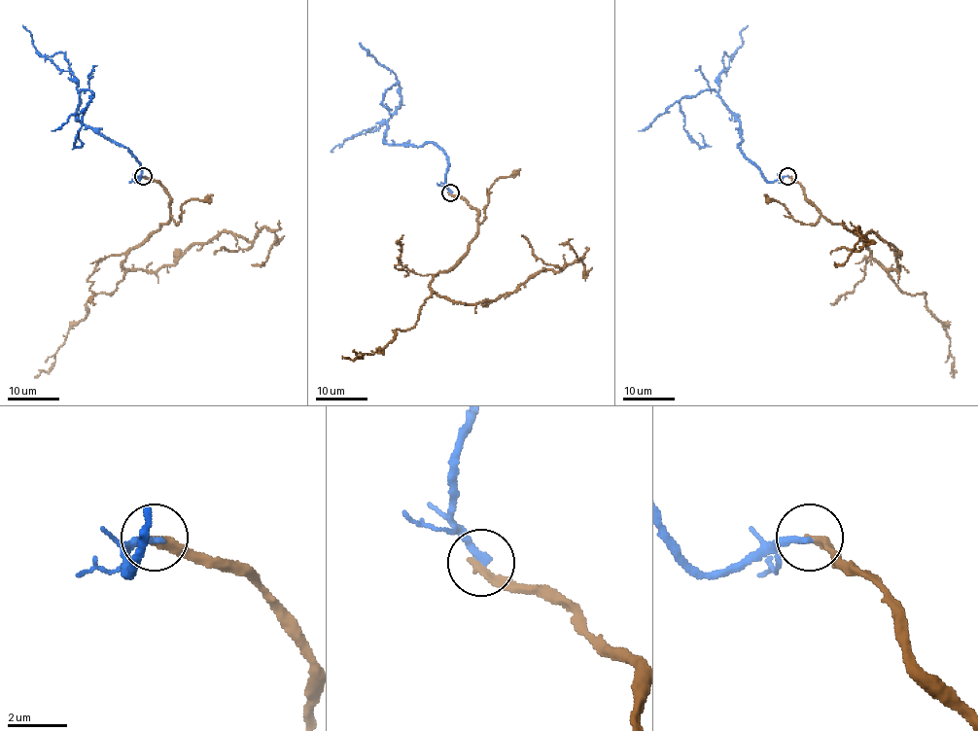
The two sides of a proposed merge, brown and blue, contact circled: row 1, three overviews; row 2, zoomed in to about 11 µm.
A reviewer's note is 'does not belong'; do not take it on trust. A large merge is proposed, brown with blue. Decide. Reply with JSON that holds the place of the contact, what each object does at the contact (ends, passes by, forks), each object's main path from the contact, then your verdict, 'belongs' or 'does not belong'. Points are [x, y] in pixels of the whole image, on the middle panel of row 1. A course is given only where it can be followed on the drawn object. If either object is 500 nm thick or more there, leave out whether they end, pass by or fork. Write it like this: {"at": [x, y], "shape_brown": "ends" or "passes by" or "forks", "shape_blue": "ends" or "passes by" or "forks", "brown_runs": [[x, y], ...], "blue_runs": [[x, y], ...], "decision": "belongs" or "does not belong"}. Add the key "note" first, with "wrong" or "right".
{"note": "right", "at": [450, 192], "shape_brown": "ends", "shape_blue": "ends", "brown_runs": [[450, 191], [477, 212], [477, 232], [435, 276], [433, 291], [477, 303], [541, 271], [582, 263], [559, 244]], "blue_runs": [[450, 191], [448, 156], [435, 143], [385, 141], [397, 85], [385, 104]], "decision": "does not belong"}

